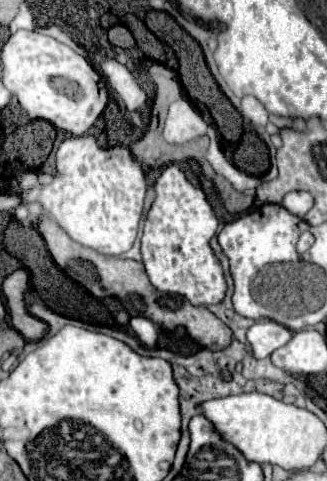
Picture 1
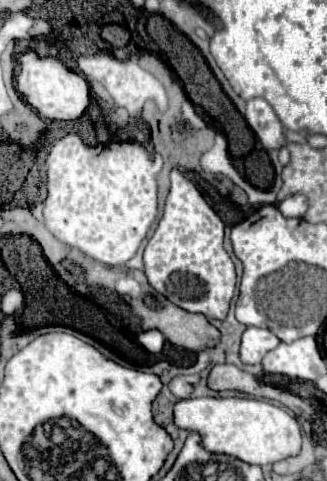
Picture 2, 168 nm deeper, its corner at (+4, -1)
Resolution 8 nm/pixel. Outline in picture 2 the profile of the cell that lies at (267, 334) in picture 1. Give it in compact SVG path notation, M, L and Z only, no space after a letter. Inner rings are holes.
M250 326L242 334L242 348L240 348L240 360L244 364L258 364L262 358L274 350L280 344L280 340L266 328Z

